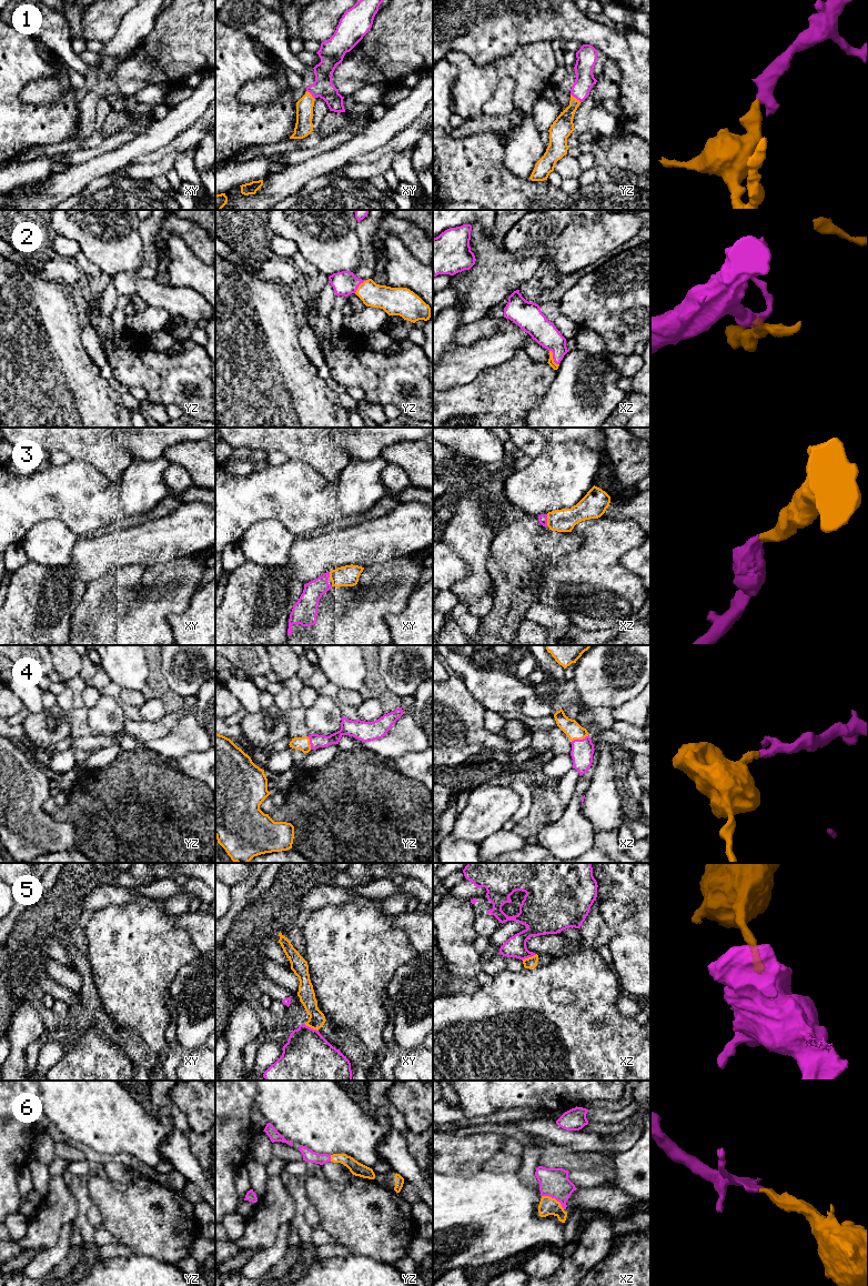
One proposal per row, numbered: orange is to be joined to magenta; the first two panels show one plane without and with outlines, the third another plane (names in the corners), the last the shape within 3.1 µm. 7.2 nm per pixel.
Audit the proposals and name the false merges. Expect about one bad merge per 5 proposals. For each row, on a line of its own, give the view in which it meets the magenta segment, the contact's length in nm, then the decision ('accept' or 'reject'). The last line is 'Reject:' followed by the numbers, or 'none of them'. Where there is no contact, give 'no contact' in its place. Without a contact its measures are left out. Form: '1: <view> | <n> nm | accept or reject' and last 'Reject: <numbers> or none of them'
1: yz | 100 nm | accept
2: xz | 130 nm | accept
3: xz | 90 nm | accept
4: xz | 130 nm | accept
5: xz | 120 nm | reject
6: xz | 190 nm | accept
Reject: 5

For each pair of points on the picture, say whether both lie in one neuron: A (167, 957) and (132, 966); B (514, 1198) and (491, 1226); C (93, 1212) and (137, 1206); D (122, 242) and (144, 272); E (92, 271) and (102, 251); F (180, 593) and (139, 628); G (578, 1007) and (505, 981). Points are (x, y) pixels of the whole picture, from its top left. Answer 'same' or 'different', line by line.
A: same
B: same
C: different
D: different
E: different
F: same
G: same

